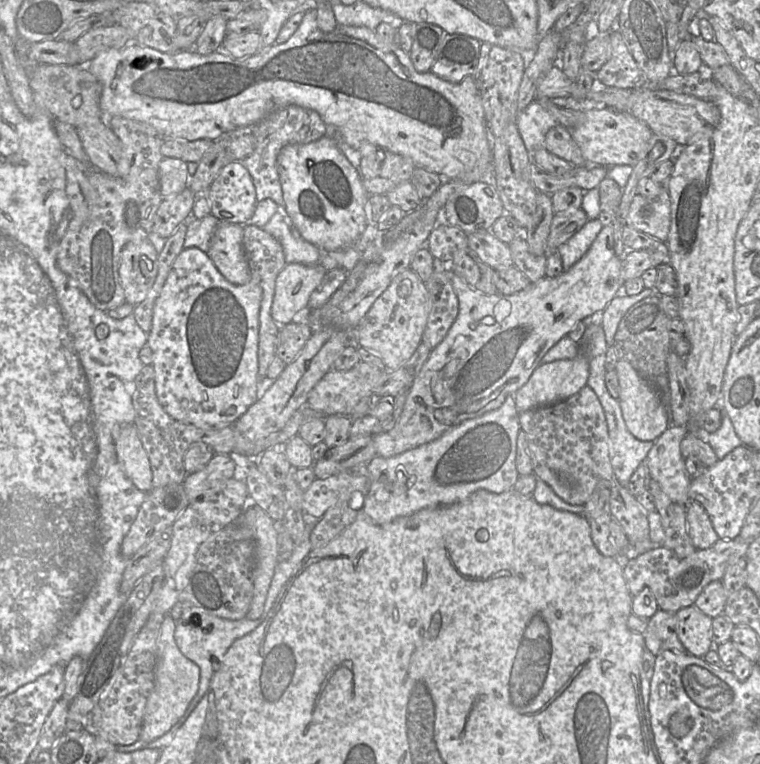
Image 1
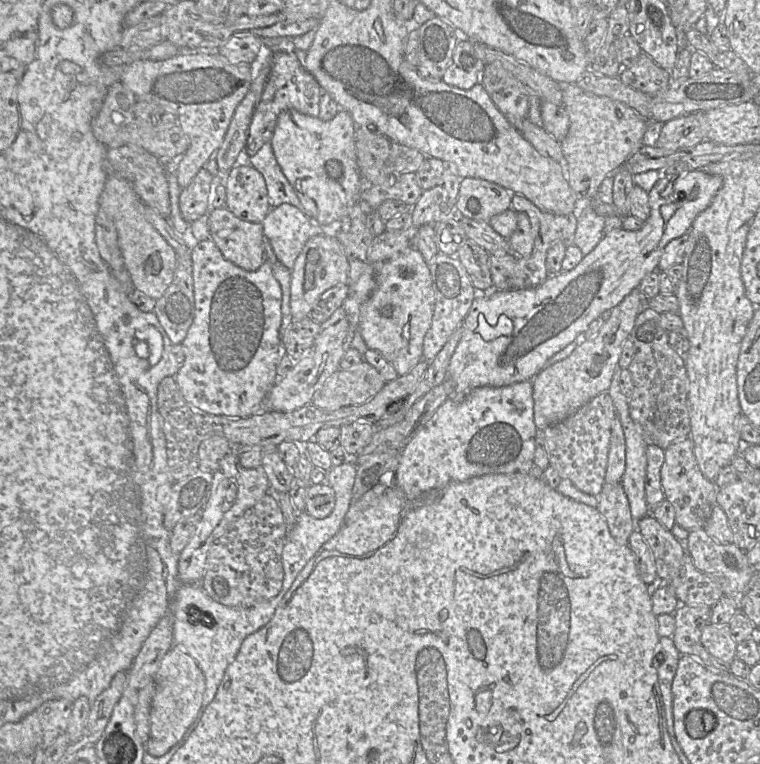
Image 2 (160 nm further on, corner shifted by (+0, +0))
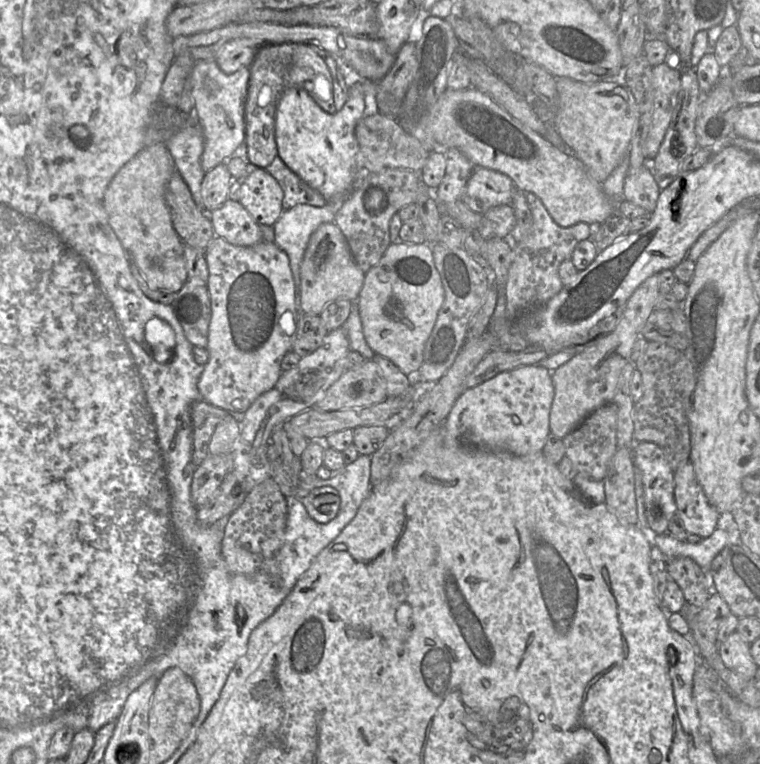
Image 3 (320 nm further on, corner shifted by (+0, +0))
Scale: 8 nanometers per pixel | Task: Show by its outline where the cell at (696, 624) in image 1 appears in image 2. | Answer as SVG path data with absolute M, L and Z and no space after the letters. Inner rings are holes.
M707 624L701 634L701 643L714 658L729 665L736 658L737 643L728 624Z

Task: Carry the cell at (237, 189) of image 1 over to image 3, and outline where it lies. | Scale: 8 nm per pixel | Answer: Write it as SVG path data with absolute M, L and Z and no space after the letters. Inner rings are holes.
M252 168L241 180L239 202L259 225L273 226L284 211L284 193L264 168Z

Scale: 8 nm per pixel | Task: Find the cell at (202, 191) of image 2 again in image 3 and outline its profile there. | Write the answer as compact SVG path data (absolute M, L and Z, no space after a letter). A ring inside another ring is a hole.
M225 163L205 172L201 184L202 208L211 212L228 200L230 184L234 178Z

